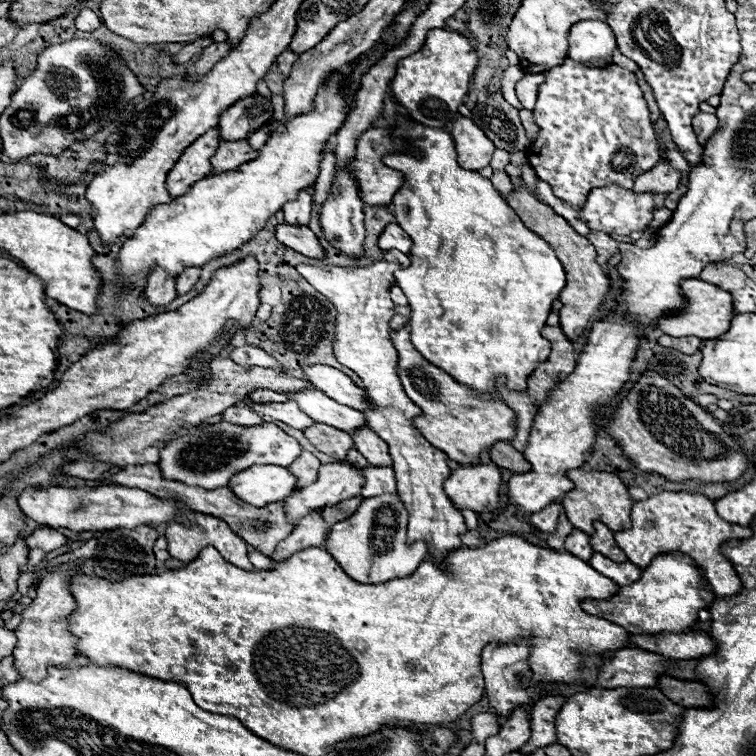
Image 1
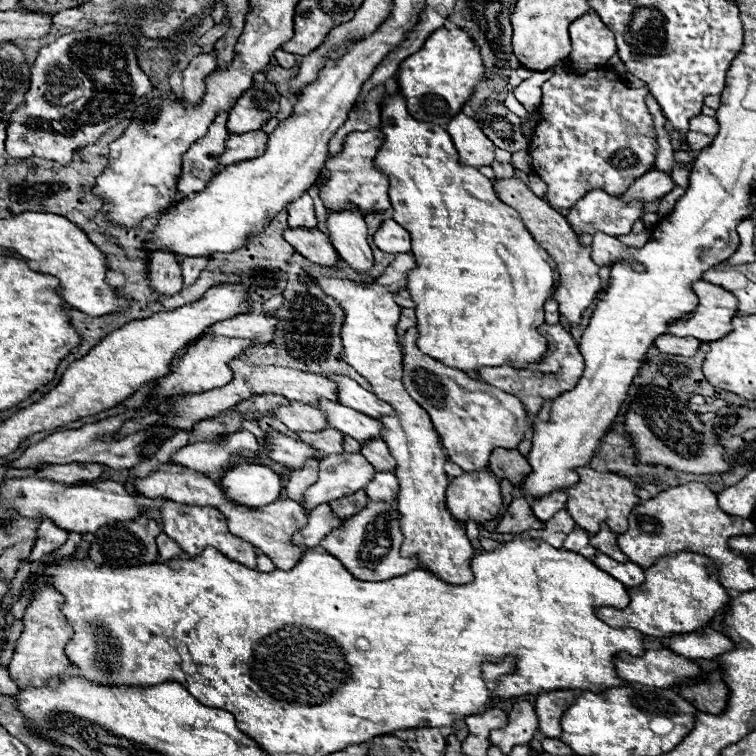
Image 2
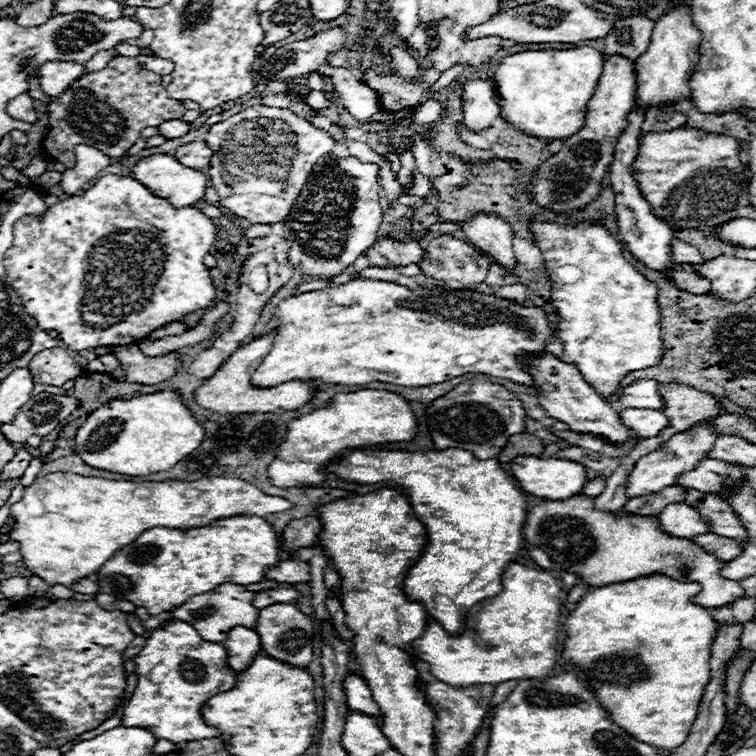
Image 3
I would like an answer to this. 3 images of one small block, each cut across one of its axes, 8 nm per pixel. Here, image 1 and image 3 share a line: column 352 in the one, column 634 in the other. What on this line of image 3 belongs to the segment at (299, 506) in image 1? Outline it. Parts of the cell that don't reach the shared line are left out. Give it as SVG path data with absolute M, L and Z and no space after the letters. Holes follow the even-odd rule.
M702 420L698 424L694 424L692 428L680 432L680 434L674 434L670 440L662 442L658 446L658 450L642 456L634 470L630 472L628 476L628 488L626 488L626 496L628 498L636 498L636 496L644 496L644 494L652 494L652 492L660 492L668 486L674 486L678 476L684 474L684 472L690 472L696 468L696 464L700 460L704 460L710 452L710 448L714 446L718 438L718 432L710 426L708 420Z

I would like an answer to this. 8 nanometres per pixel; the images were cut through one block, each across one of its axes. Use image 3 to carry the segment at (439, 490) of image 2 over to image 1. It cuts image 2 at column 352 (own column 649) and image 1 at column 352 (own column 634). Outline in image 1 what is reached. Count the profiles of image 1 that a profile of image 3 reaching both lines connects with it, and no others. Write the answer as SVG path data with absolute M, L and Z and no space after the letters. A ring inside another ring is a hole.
M386 252L386 258L364 268L342 268L342 266L308 266L300 264L296 270L336 306L336 340L334 354L340 364L352 368L366 386L368 400L374 408L366 410L368 426L390 446L390 456L394 460L398 498L404 502L410 522L408 522L408 544L424 540L430 558L444 566L448 552L462 548L460 536L468 530L460 510L452 506L444 494L444 480L450 476L448 456L434 448L414 426L414 418L422 410L406 396L396 366L398 352L390 340L390 320L394 316L394 302L390 300L390 288L396 284L394 272L410 266L410 258L402 252Z

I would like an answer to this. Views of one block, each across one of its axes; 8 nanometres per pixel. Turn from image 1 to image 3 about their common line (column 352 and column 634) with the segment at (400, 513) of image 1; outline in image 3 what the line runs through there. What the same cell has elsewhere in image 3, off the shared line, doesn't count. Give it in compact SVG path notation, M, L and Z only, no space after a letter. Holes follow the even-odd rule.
M584 494L566 500L544 500L534 506L526 516L522 536L534 548L544 550L556 570L566 570L576 578L582 578L590 588L628 582L648 574L666 574L672 580L698 582L702 586L698 604L704 608L718 608L744 596L744 588L738 582L720 576L724 562L716 560L716 556L708 554L692 540L668 536L662 530L658 516L618 516L618 512L596 510L594 498Z

